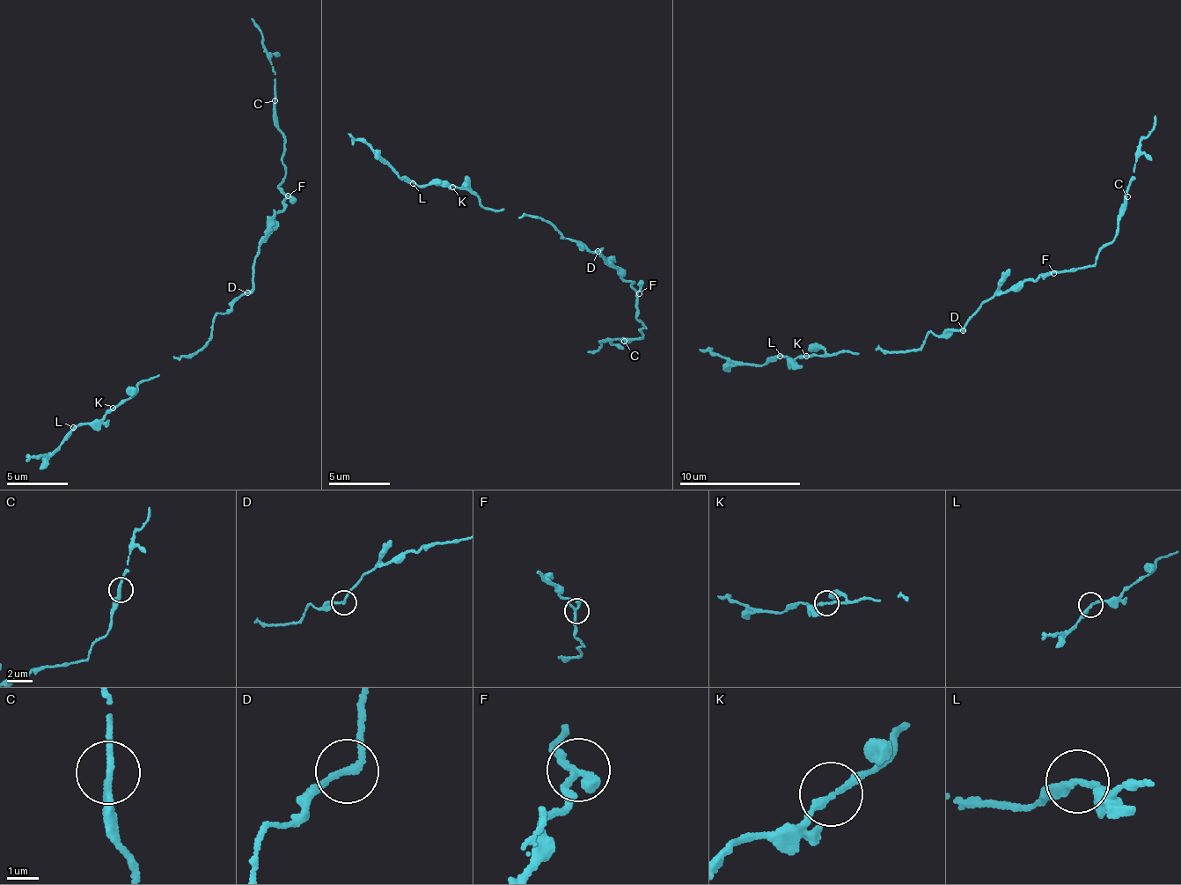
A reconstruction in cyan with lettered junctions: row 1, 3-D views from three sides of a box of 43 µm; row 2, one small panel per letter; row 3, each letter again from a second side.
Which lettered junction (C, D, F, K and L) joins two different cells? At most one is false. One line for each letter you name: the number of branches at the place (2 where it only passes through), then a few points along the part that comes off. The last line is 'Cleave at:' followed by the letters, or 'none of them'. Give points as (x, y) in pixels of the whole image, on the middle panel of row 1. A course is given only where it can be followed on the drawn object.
Cleave at: none of them

